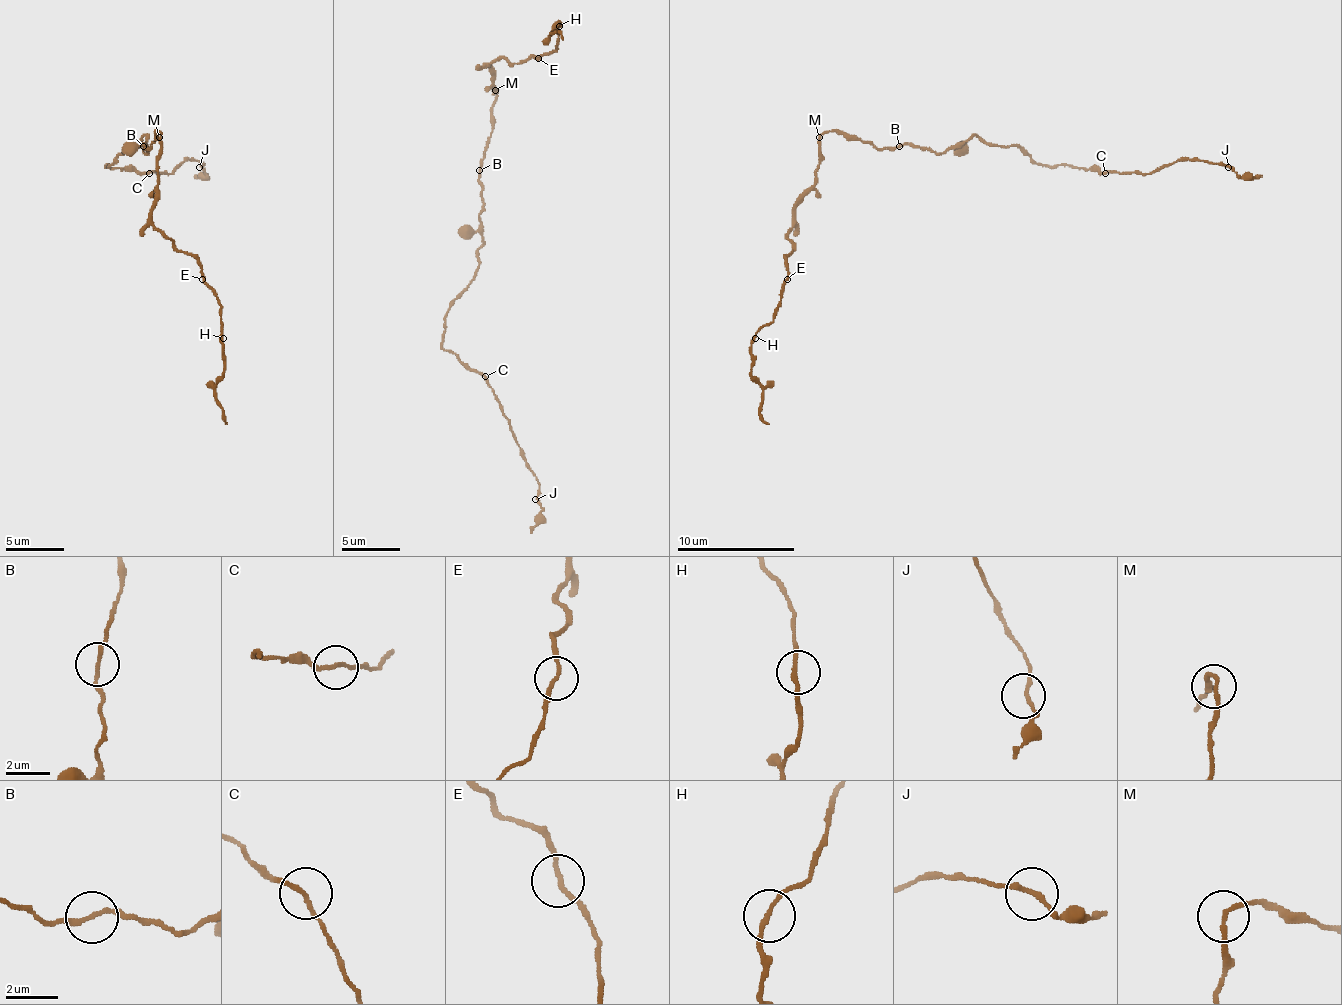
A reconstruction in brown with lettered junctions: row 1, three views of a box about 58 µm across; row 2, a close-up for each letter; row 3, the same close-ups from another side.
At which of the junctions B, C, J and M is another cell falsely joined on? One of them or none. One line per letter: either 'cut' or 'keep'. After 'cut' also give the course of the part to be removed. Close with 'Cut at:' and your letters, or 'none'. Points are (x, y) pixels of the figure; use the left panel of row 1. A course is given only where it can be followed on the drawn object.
B: keep
C: keep
J: keep
M: cut; course (158, 137), (152, 223), (199, 264), (202, 279), (217, 299), (223, 379), (214, 388), (214, 399), (226, 423)
Cut at: M

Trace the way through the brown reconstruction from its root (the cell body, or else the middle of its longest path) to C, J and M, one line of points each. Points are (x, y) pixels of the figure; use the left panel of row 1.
C: (143, 143), (146, 152), (143, 152), (146, 140), (143, 137), (140, 146), (129, 146), (105, 167), (149, 173)
J: (143, 143), (146, 152), (143, 137), (105, 167), (138, 173), (170, 173), (182, 161), (199, 161), (199, 167)
M: (143, 143), (149, 149), (158, 132), (161, 135), (158, 137)

